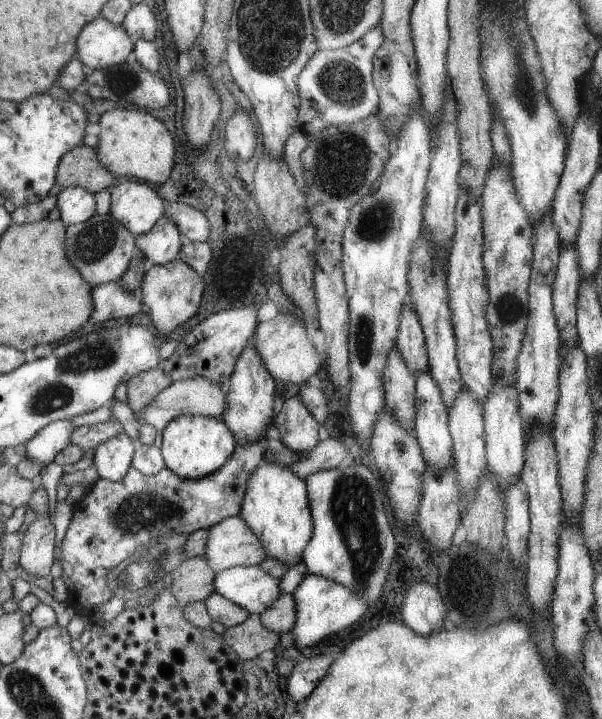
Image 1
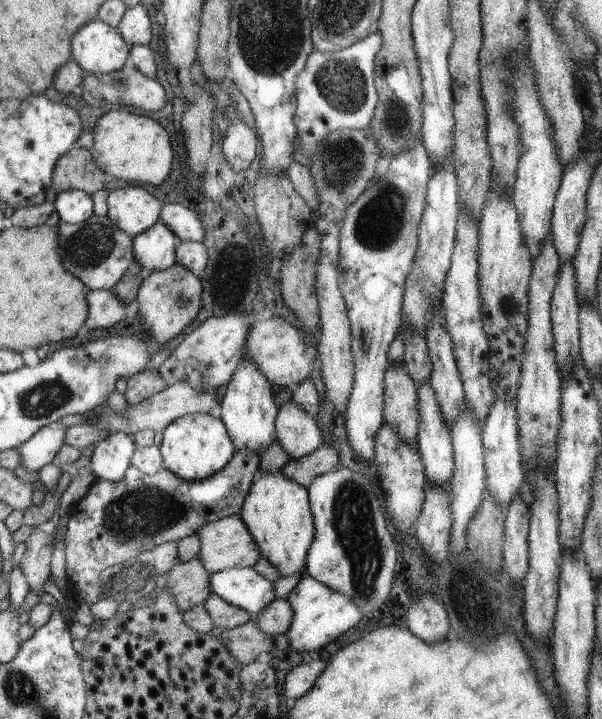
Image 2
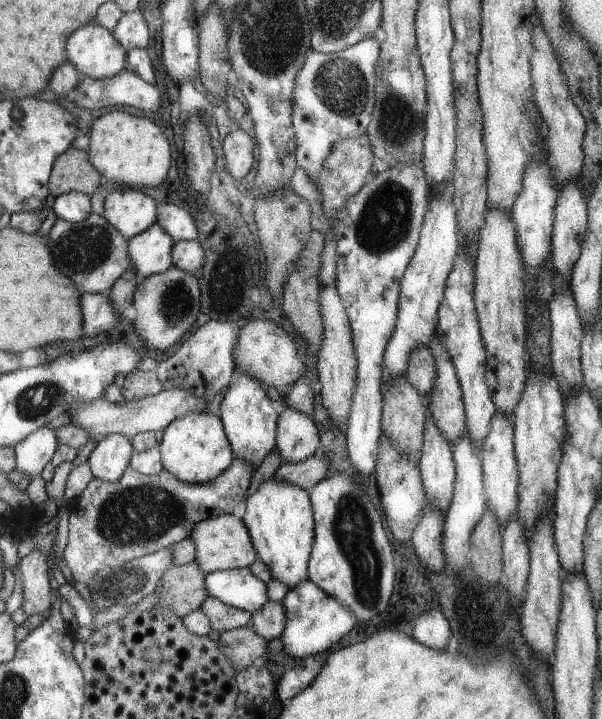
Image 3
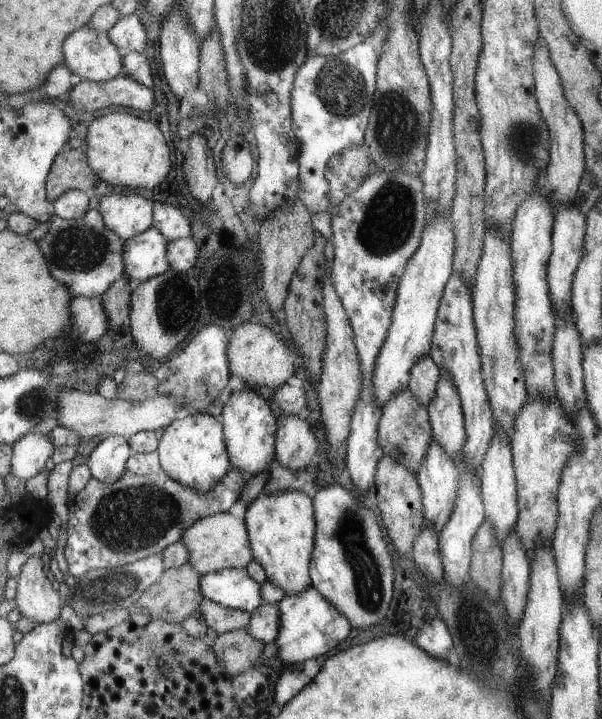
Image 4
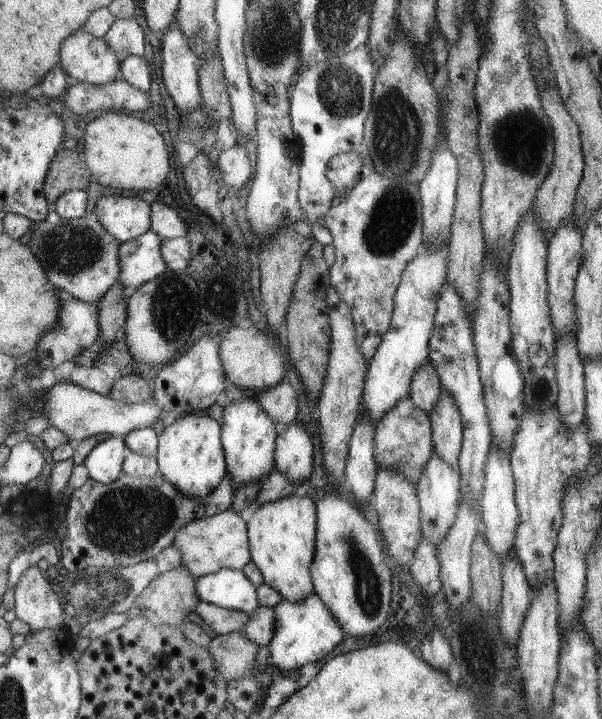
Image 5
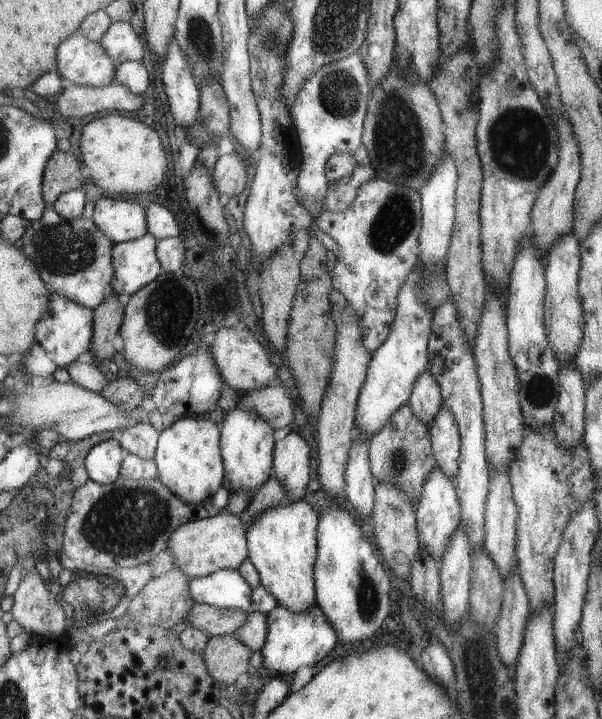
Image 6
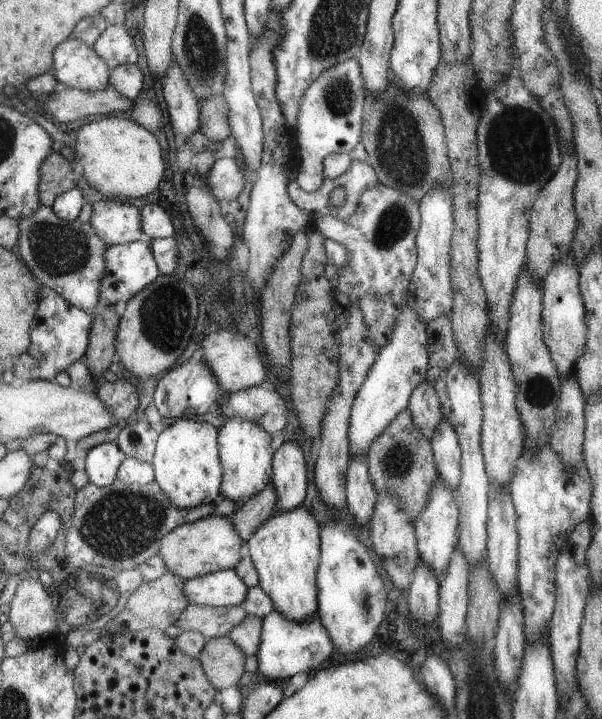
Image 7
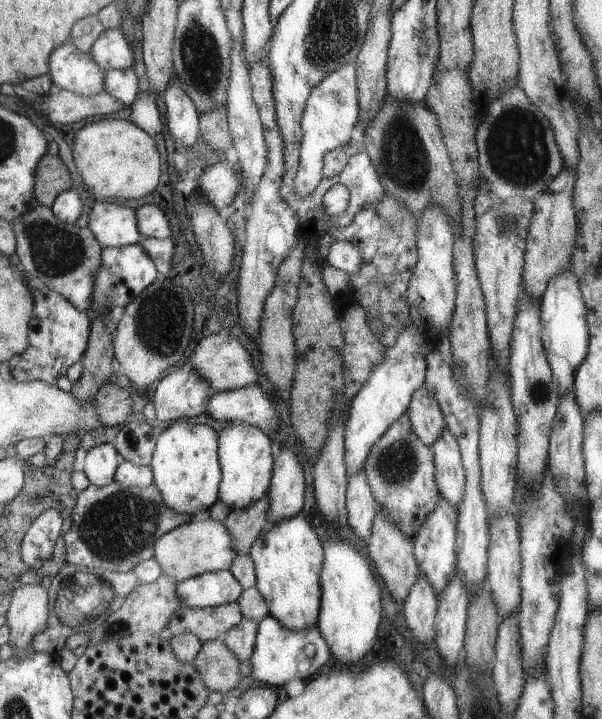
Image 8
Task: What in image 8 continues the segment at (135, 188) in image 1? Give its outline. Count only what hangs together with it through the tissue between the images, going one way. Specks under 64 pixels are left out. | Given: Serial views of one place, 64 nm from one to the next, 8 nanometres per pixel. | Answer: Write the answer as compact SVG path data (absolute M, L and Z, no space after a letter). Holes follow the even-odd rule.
M97 200L91 206L87 228L99 238L99 246L103 248L127 248L145 240L145 236L139 234L137 210L119 206L115 200Z

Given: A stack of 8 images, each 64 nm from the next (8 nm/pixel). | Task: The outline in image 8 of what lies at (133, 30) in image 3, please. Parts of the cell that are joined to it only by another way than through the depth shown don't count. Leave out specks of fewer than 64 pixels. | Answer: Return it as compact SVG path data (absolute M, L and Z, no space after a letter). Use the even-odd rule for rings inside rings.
M107 28L91 46L89 54L105 72L133 68L133 50L121 28Z

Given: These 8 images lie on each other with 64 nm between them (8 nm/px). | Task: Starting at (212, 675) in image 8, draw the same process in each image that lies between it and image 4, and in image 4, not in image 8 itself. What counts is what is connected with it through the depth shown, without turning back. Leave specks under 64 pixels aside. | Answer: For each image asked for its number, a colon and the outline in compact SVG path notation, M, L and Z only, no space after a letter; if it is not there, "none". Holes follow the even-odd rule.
4: M235 630L219 634L215 640L209 642L209 646L215 650L223 668L231 676L239 676L261 662L261 652L265 644L253 638L247 630Z
5: M231 632L209 640L207 650L219 676L227 682L237 682L245 670L255 666L255 652L259 646L247 640L241 632Z
6: M235 636L209 638L201 654L209 668L209 674L223 686L233 686L237 676L249 670L251 648L247 648Z
7: M223 636L207 640L195 660L203 668L209 684L213 684L219 692L223 688L237 686L243 674L245 658L247 656L243 654L243 650L235 646L235 642L231 642L227 636Z

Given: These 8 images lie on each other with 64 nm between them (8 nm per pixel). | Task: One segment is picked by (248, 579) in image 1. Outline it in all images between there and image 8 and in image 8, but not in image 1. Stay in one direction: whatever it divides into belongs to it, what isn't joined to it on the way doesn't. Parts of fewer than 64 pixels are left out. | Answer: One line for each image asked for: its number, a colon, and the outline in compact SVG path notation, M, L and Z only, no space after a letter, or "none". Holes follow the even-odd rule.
2: M229 568L209 578L211 594L225 602L243 608L251 616L257 616L269 602L275 600L273 582L261 578L255 568Z
3: M251 568L205 574L205 588L209 598L217 598L223 604L249 614L255 614L255 610L269 600L265 582L261 582Z
4: M219 570L201 578L203 600L249 614L261 604L259 590L261 586L245 570Z
5: M219 570L195 580L199 602L215 604L225 610L241 610L251 614L257 602L257 586L249 582L243 570Z
6: M219 570L215 574L209 574L205 578L193 578L189 580L189 592L195 604L207 604L215 608L227 608L227 610L245 610L249 614L251 608L251 586L245 582L245 578L239 574L239 570Z
7: M219 570L207 576L197 576L187 580L183 592L191 606L209 606L209 608L229 608L241 606L245 602L247 586L235 574L235 570Z
8: M229 570L205 572L203 576L195 576L191 580L179 582L179 600L183 608L215 608L223 604L237 602L243 588L231 576Z

